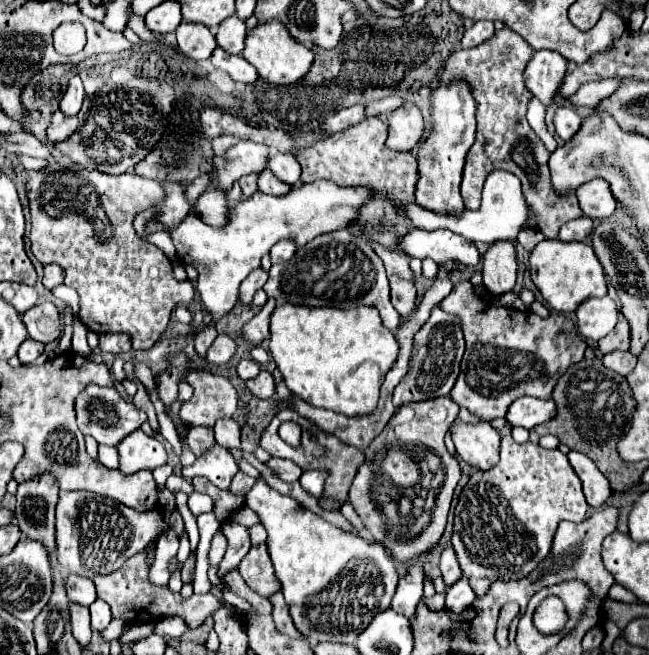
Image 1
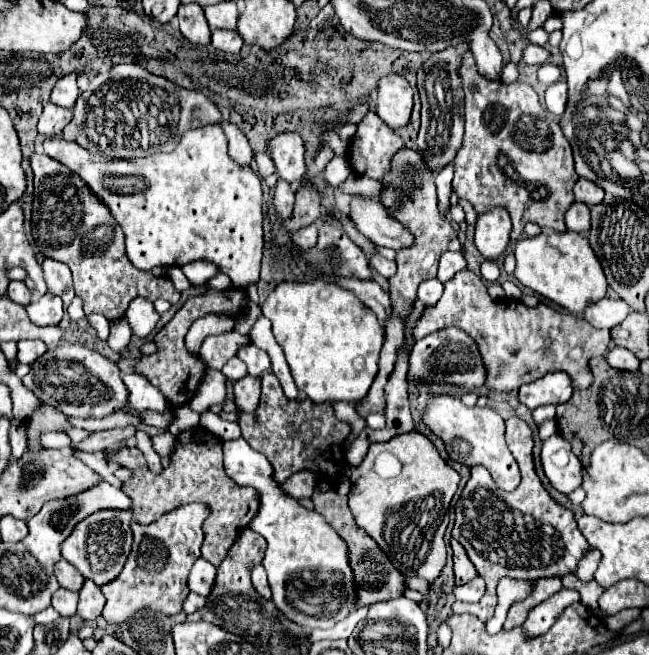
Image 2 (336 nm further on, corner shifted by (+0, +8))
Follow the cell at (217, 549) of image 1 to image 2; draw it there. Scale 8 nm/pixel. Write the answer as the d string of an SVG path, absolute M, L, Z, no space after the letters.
M188 503L166 513L150 525L132 525L134 543L122 573L114 581L100 587L106 597L106 607L102 611L106 623L122 625L134 613L146 609L164 615L178 615L182 611L182 603L190 593L186 583L188 573L194 561L200 557L200 545L204 541L202 525L208 515L210 509L204 503Z

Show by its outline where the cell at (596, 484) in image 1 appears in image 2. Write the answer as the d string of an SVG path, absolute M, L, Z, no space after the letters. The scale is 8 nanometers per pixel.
M552 435L542 445L542 467L554 489L570 495L584 481L582 463L572 453L570 443L558 435Z

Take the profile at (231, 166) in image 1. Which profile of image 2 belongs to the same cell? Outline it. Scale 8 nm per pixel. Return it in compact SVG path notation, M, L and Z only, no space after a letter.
M208 125L202 129L192 129L190 133L184 133L178 147L172 153L154 153L150 157L144 159L106 159L106 157L98 157L94 153L86 153L86 149L78 147L76 143L68 143L62 137L46 137L42 143L42 151L46 155L50 155L52 159L58 159L60 163L64 163L68 169L72 169L74 173L78 173L88 185L90 189L94 189L94 193L104 201L104 205L114 213L116 221L122 225L124 235L126 235L126 253L128 259L132 261L134 267L150 271L156 265L184 265L190 261L198 261L198 259L208 259L212 263L216 263L220 267L222 273L226 273L234 287L246 287L248 283L256 283L258 275L260 275L260 261L264 255L264 231L262 231L262 221L264 221L264 209L262 209L262 187L260 187L260 179L256 177L256 173L252 171L252 167L240 167L230 155L228 155L228 141L226 135L222 131L220 125Z

